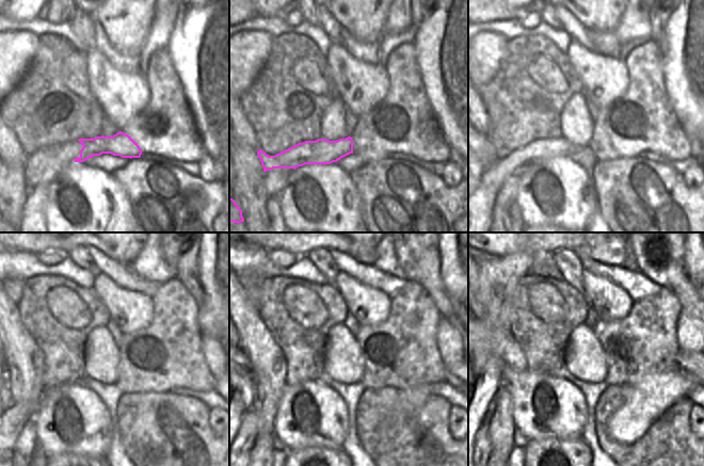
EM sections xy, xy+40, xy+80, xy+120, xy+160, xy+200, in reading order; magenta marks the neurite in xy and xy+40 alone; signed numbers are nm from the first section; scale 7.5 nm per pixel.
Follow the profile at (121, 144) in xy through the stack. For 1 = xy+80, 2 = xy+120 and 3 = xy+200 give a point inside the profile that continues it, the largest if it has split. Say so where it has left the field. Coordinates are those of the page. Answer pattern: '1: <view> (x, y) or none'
1: xy+80 (492, 180)
2: xy+120 (12, 422)
3: xy+200 (490, 444)

